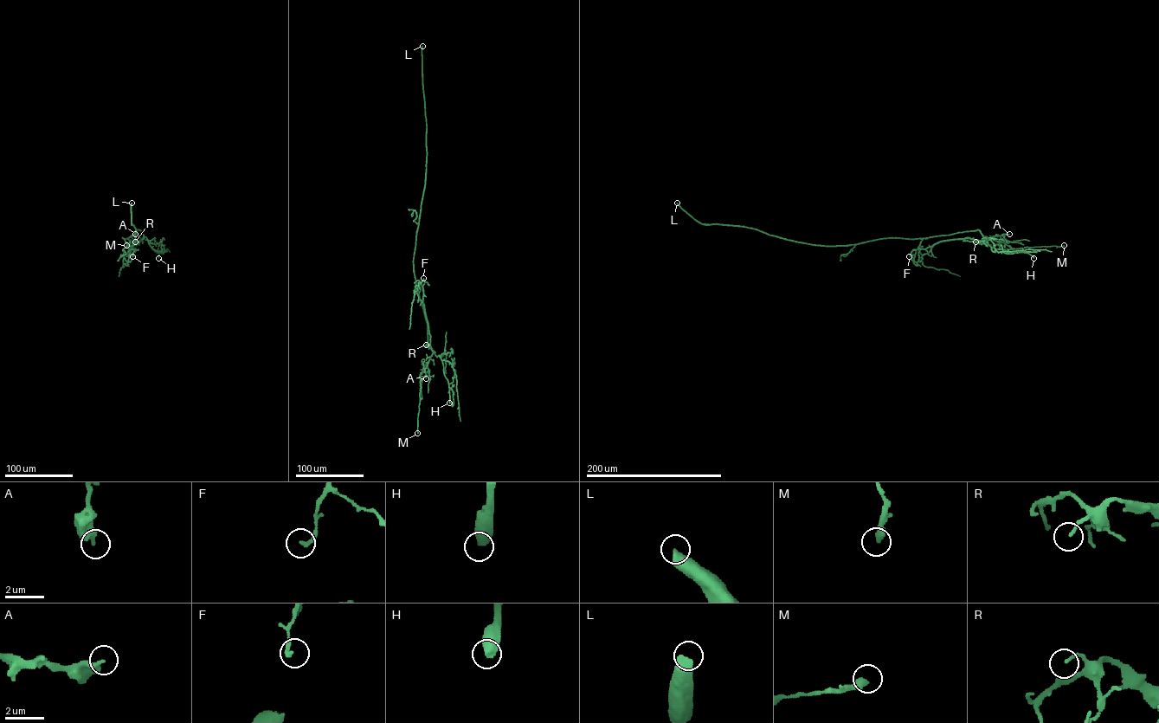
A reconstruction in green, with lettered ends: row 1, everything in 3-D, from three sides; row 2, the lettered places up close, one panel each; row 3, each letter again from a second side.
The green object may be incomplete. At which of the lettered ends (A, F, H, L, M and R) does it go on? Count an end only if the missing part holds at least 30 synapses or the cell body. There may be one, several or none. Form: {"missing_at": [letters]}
{"missing_at": ["H", "L"]}

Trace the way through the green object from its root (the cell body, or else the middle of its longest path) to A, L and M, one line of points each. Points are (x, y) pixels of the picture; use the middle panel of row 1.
A: (413, 260), (416, 286), (427, 324), (428, 345), (434, 351), (428, 364), (426, 378)
L: (413, 260), (427, 156), (422, 46)
M: (413, 260), (416, 286), (427, 324), (428, 345), (434, 351), (420, 376), (417, 433)

